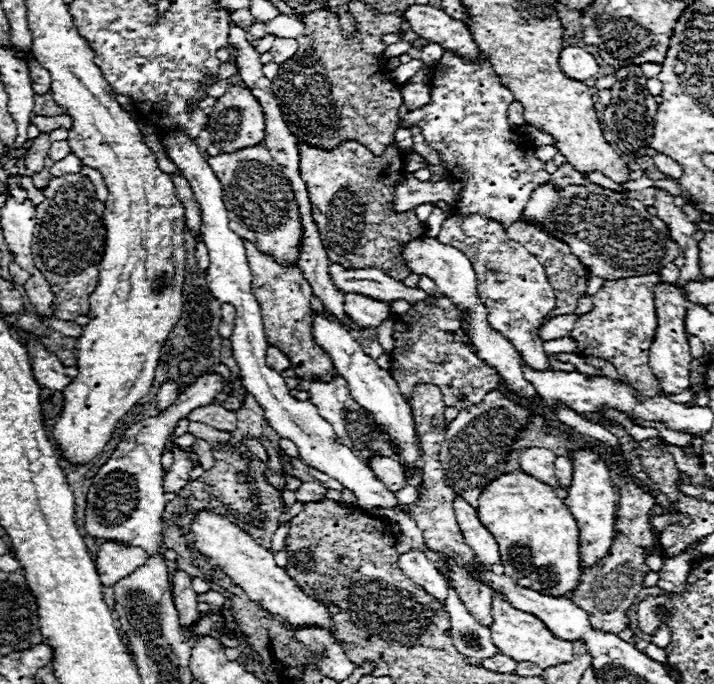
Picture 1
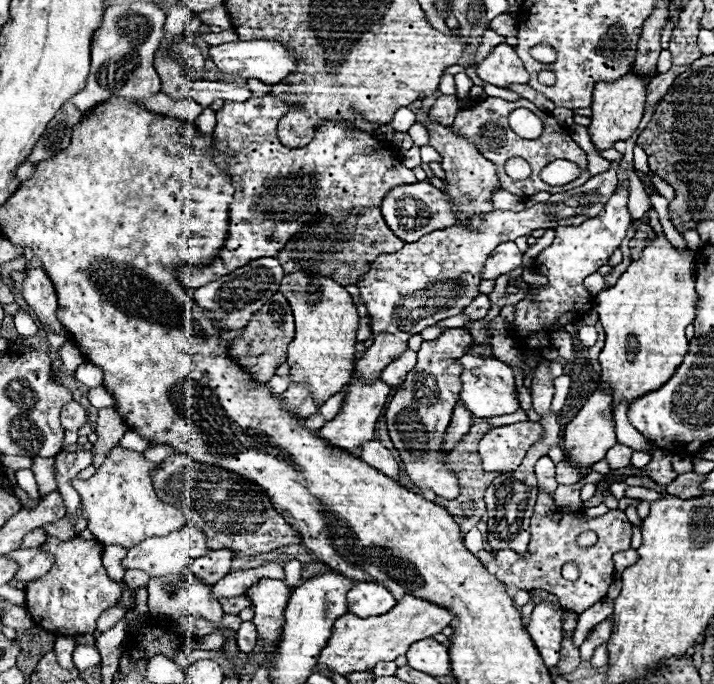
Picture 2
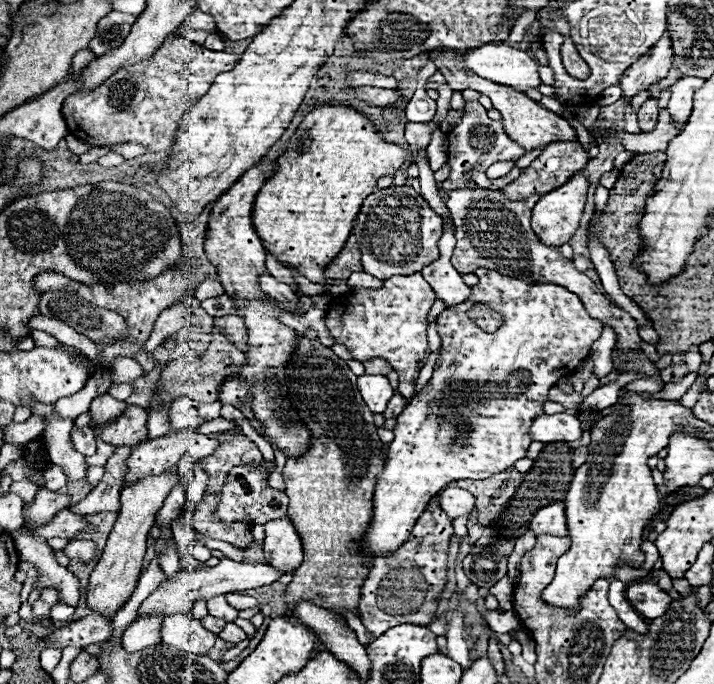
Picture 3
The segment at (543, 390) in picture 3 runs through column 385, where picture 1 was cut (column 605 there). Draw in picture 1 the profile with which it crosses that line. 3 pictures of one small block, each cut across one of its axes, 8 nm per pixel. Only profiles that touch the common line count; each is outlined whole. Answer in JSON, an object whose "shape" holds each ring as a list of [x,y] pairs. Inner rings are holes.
{"shape":[[[590,448],[576,454],[572,460],[574,464],[574,476],[572,486],[568,490],[568,496],[564,498],[568,504],[568,510],[578,520],[580,528],[580,568],[592,568],[600,558],[606,556],[606,552],[612,546],[614,538],[614,518],[616,518],[616,490],[610,484],[606,462],[602,460],[600,452],[594,452]]]}

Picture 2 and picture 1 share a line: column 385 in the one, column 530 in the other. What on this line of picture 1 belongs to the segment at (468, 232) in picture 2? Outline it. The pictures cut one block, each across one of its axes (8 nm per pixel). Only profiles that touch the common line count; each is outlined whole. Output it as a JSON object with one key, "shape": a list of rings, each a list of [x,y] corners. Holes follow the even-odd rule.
{"shape":[[[478,214],[450,216],[448,220],[444,220],[436,238],[442,244],[458,248],[460,252],[464,252],[464,256],[470,258],[480,282],[480,298],[488,308],[488,322],[492,324],[492,328],[504,332],[504,336],[512,340],[526,366],[542,372],[552,370],[548,364],[548,356],[542,350],[544,340],[536,332],[542,328],[542,318],[554,308],[556,296],[536,256],[532,256],[522,244],[510,240],[500,224]]]}

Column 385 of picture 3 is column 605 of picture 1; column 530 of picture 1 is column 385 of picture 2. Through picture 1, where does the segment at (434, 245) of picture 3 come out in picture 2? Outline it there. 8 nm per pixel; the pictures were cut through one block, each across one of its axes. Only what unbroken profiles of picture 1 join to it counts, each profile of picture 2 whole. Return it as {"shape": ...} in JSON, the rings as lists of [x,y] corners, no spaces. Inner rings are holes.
{"shape":[[[428,180],[416,182],[416,184],[402,184],[402,188],[392,188],[386,194],[386,200],[382,202],[382,216],[390,230],[404,242],[420,240],[422,236],[446,228],[450,224],[456,224],[456,216],[450,212],[450,202],[446,194],[438,188],[434,188]]]}

